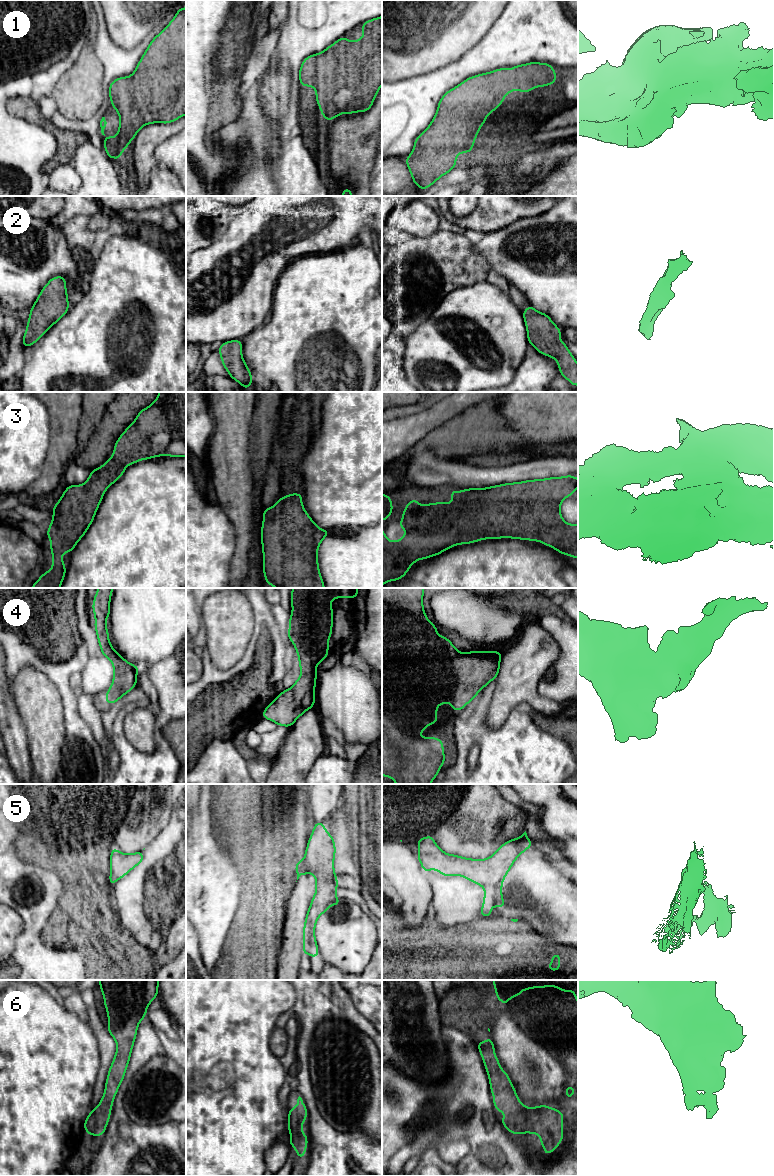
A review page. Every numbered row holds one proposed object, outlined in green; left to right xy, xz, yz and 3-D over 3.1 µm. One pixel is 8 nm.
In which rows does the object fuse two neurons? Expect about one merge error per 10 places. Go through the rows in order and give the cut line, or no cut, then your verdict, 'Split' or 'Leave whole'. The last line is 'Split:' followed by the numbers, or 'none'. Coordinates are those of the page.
1: No split. Leave whole
2: No split. Leave whole
3: No split. Leave whole
4: No split. Leave whole
5: No split. Leave whole
6: No split. Leave whole
Split: none

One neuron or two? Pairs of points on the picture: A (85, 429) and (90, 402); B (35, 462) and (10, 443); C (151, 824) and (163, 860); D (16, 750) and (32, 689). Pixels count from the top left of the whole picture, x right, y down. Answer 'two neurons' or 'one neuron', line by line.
A: one neuron
B: one neuron
C: two neurons
D: two neurons

